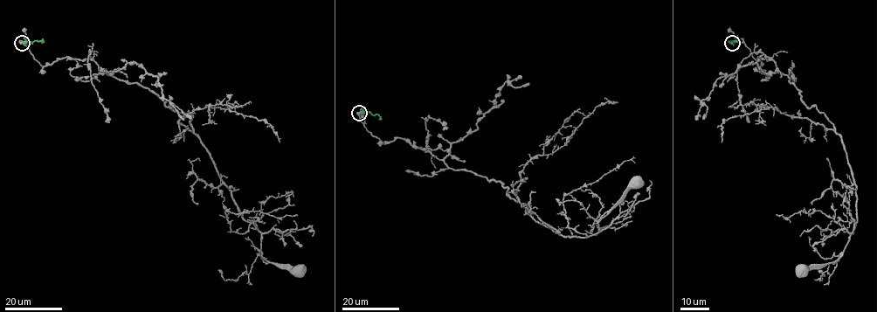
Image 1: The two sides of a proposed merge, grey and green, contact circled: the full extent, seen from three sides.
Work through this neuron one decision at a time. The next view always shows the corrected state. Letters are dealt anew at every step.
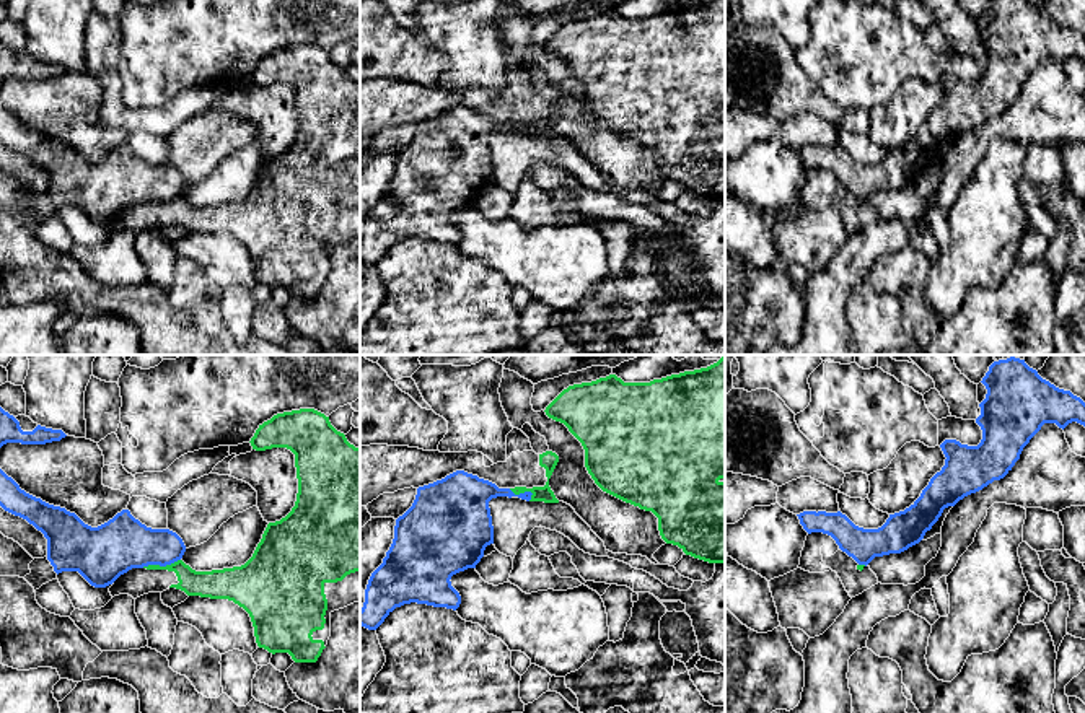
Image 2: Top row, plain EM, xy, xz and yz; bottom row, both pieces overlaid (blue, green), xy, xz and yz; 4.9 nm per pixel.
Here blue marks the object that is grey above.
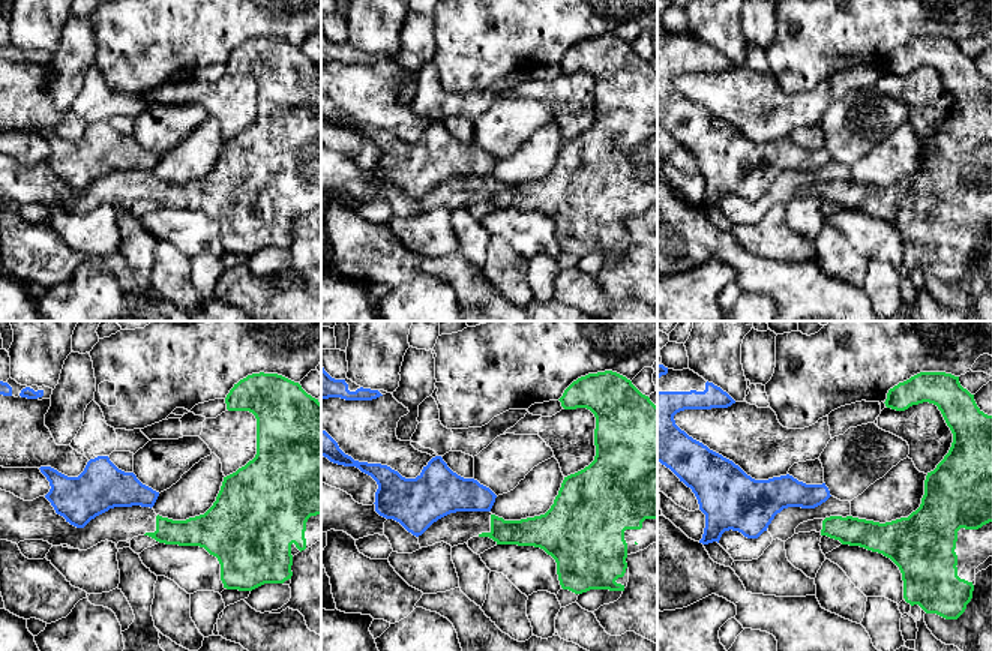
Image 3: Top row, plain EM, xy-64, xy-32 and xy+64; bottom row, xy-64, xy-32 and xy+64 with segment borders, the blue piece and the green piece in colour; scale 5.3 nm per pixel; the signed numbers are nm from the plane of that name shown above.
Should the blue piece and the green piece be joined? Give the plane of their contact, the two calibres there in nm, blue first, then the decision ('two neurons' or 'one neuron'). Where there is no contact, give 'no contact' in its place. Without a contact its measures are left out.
xy | 260/130 nm | two neurons

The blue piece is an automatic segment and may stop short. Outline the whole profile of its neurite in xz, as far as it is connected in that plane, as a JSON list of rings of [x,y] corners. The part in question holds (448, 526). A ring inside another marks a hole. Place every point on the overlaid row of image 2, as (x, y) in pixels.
[[[464,470],[419,487],[412,506],[396,519],[394,539],[383,563],[368,580],[360,625],[376,630],[396,607],[411,602],[456,610],[461,596],[451,586],[451,576],[476,568],[485,547],[494,544],[489,501],[497,496],[518,496],[529,501],[531,495],[531,492],[515,495],[510,488],[499,488]]]

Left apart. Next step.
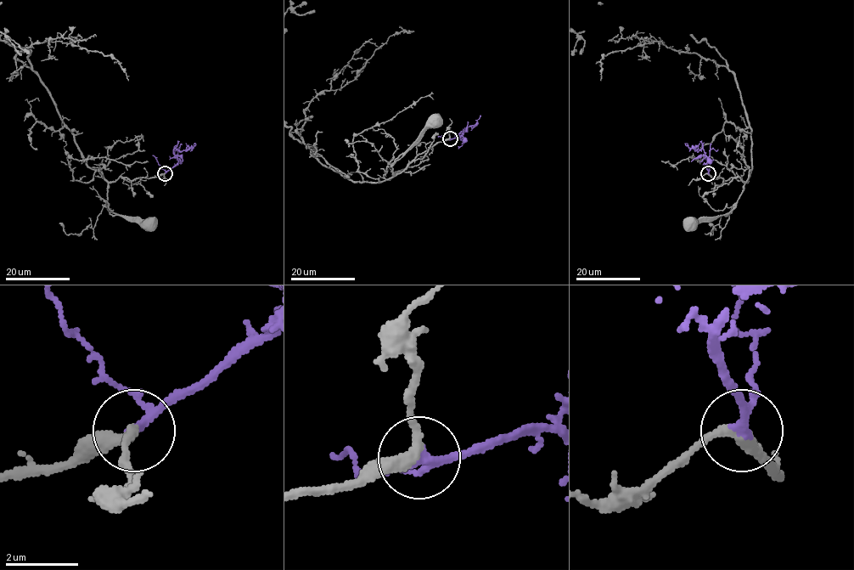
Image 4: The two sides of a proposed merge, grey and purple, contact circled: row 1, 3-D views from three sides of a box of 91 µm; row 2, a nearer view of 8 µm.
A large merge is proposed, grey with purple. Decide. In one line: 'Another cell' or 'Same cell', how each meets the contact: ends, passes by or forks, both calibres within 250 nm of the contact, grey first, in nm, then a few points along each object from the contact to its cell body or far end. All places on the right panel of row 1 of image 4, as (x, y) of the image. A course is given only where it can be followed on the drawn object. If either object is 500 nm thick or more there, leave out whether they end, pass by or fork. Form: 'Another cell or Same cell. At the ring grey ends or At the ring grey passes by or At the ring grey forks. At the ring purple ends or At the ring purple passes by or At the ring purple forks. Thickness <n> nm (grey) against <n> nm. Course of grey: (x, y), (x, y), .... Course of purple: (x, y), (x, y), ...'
Same cell. At the ring grey passes by. At the ring purple passes by. Thickness 280 nm (grey) against 200 nm. Course of grey: (708, 173), (713, 178), (725, 180), (738, 177), (744, 182), (744, 190), (730, 211), (693, 222). Course of purple: (708, 173), (704, 150), (689, 149), (684, 143)

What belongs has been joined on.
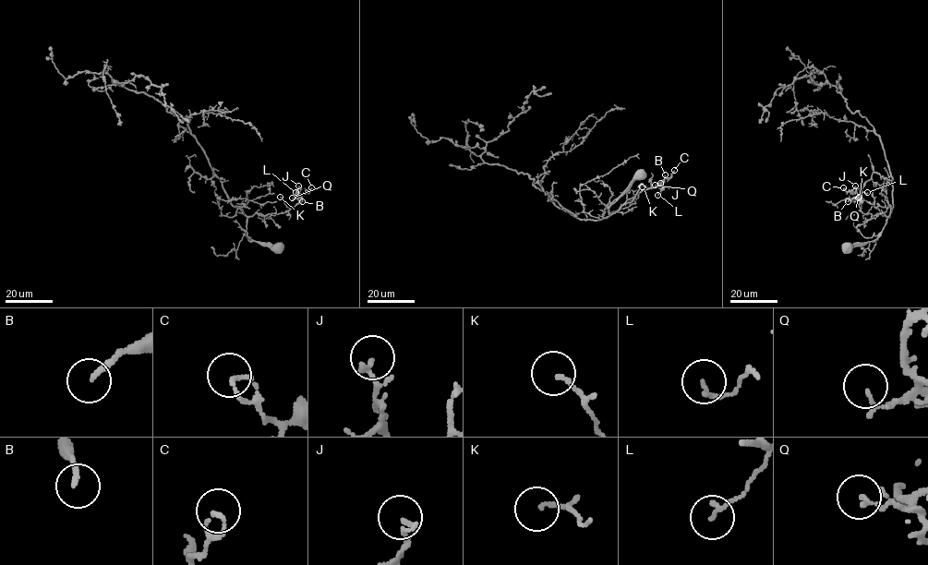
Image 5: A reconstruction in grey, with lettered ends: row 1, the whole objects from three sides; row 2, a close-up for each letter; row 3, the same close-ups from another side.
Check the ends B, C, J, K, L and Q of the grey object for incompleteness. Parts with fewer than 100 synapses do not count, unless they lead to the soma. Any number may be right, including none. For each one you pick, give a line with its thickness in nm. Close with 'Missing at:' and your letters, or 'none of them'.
Missing at: none of them

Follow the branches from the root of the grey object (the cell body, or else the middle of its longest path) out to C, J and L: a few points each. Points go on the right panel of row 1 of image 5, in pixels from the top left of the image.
C: (849, 246), (875, 239), (887, 218), (882, 212), (863, 213), (857, 193), (847, 192), (843, 187)
J: (849, 246), (875, 239), (887, 218), (882, 212), (863, 213), (855, 186)
L: (849, 246), (873, 241), (886, 222), (887, 218), (882, 212), (872, 215), (861, 210), (861, 194), (867, 192)

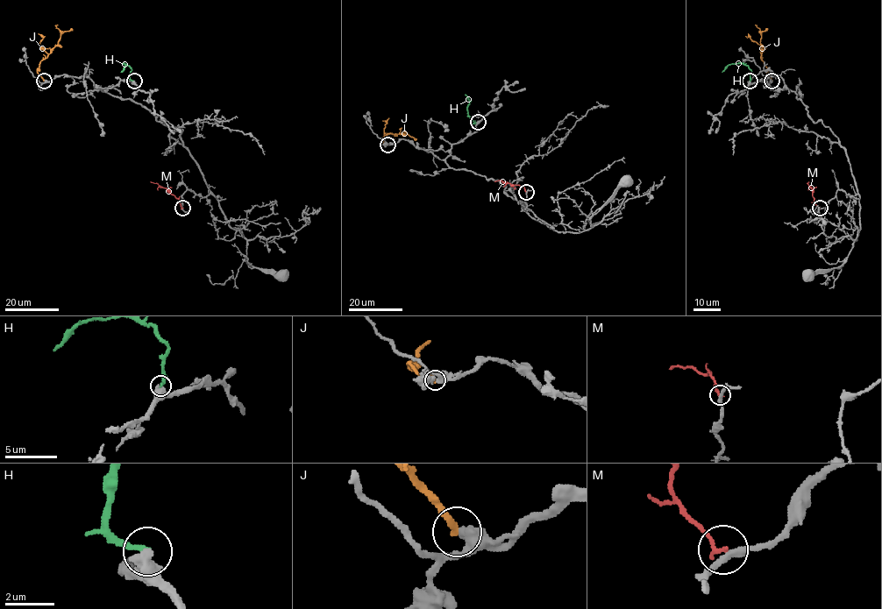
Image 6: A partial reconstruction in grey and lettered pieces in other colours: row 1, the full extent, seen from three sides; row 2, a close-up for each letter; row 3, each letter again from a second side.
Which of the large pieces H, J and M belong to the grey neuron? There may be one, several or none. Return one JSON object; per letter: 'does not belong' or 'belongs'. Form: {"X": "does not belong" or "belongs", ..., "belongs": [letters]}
{"H": "does not belong", "J": "does not belong", "M": "does not belong", "belongs": []}

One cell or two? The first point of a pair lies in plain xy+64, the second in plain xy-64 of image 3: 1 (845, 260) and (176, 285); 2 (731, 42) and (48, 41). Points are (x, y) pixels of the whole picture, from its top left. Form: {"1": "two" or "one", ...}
{"1": "one", "2": "one"}

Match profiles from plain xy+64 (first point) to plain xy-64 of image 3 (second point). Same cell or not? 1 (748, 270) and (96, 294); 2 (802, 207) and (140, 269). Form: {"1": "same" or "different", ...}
{"1": "different", "2": "same"}

